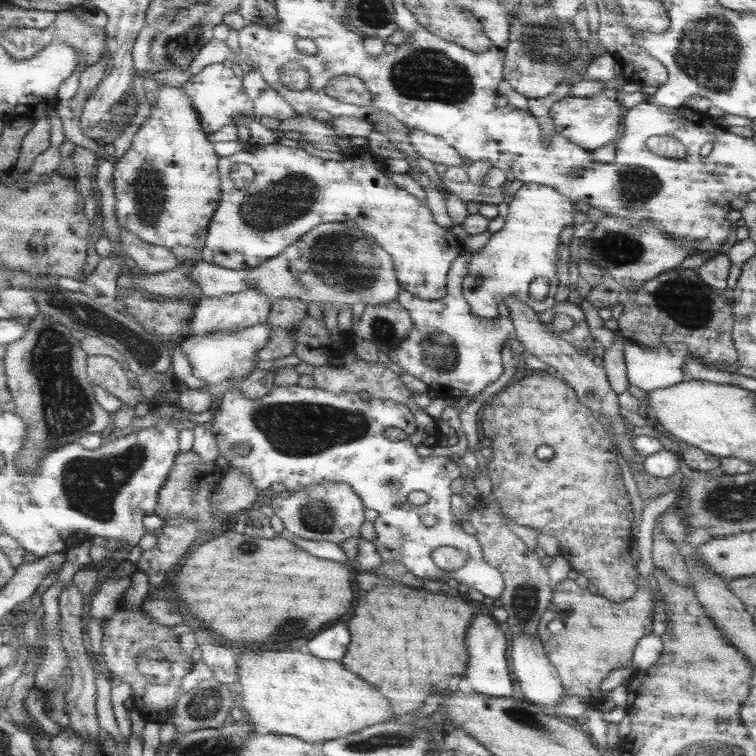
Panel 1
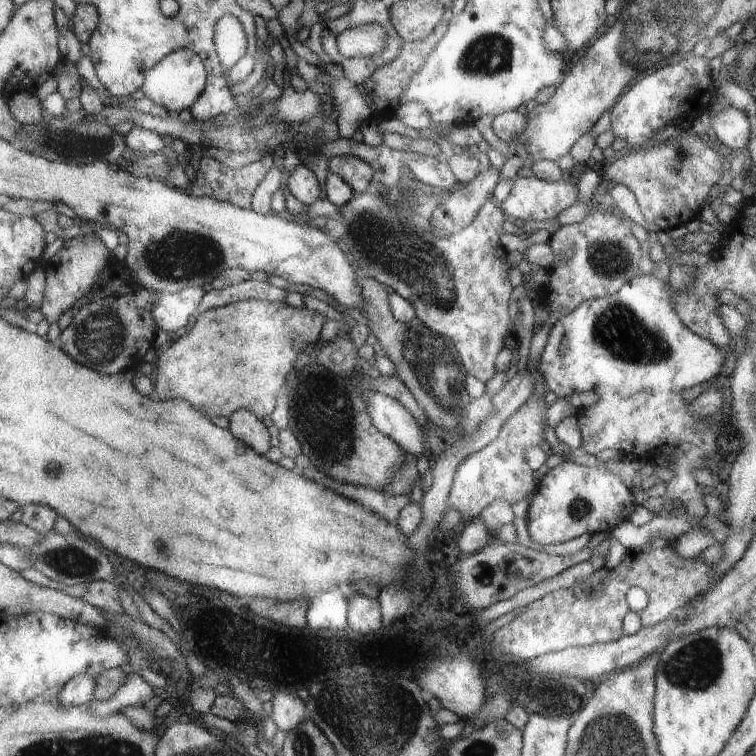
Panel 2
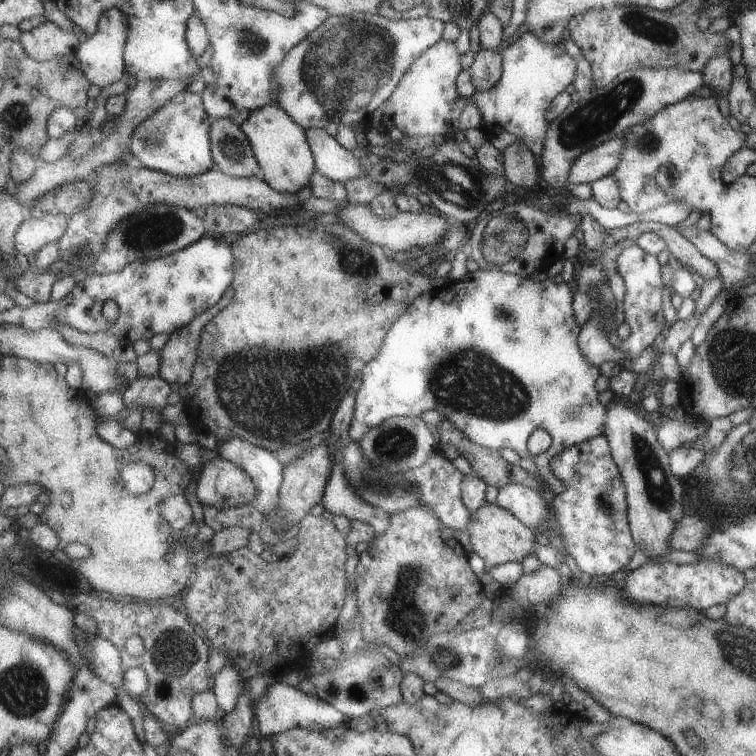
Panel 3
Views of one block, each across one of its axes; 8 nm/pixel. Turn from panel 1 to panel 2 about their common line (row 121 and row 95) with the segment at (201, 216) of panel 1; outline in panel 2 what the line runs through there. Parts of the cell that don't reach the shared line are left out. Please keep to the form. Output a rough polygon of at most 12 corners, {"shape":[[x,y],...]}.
{"shape":[[177,50],[149,72],[143,92],[169,112],[191,110],[209,70]]}

